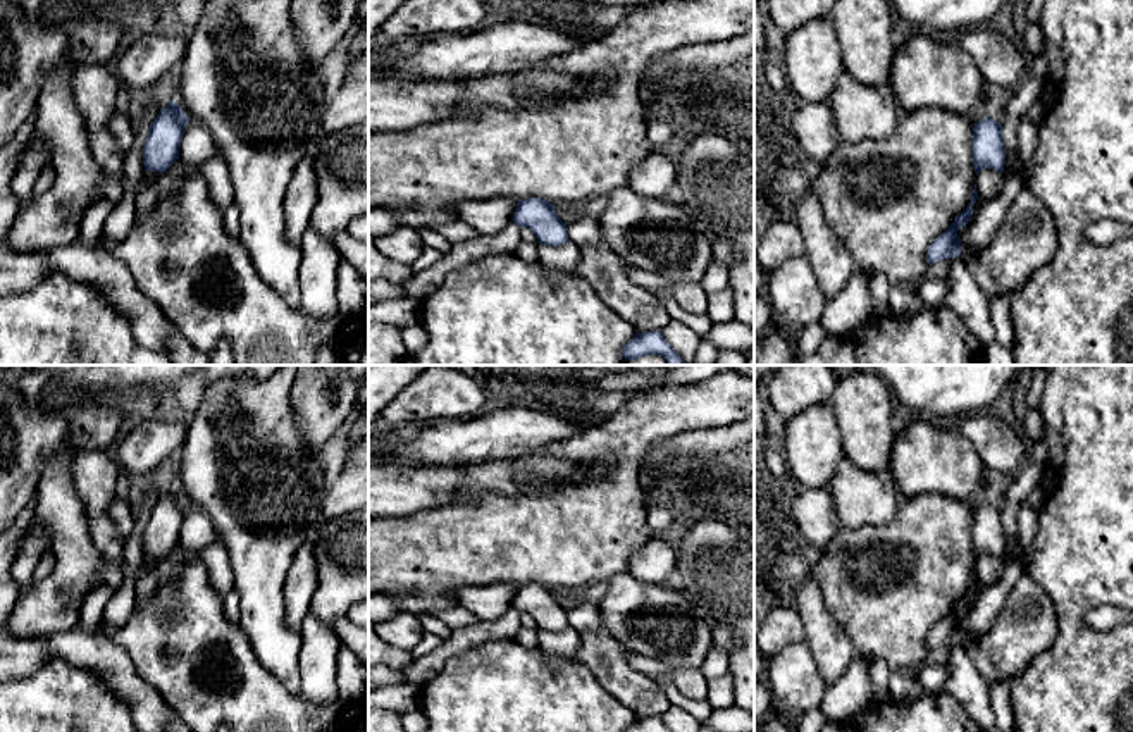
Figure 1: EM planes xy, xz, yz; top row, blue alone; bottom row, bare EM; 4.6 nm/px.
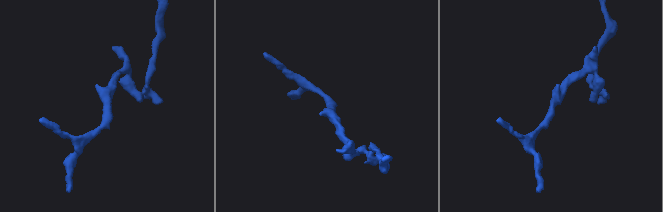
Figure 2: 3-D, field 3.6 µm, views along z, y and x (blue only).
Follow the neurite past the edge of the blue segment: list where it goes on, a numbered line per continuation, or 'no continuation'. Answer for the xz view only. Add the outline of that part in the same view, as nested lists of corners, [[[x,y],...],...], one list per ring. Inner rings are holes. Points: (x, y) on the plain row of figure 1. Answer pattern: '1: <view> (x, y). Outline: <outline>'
no continuation

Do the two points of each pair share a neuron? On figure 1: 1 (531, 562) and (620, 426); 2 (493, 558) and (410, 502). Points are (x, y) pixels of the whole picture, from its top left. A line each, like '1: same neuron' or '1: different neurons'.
1: same neuron
2: different neurons

